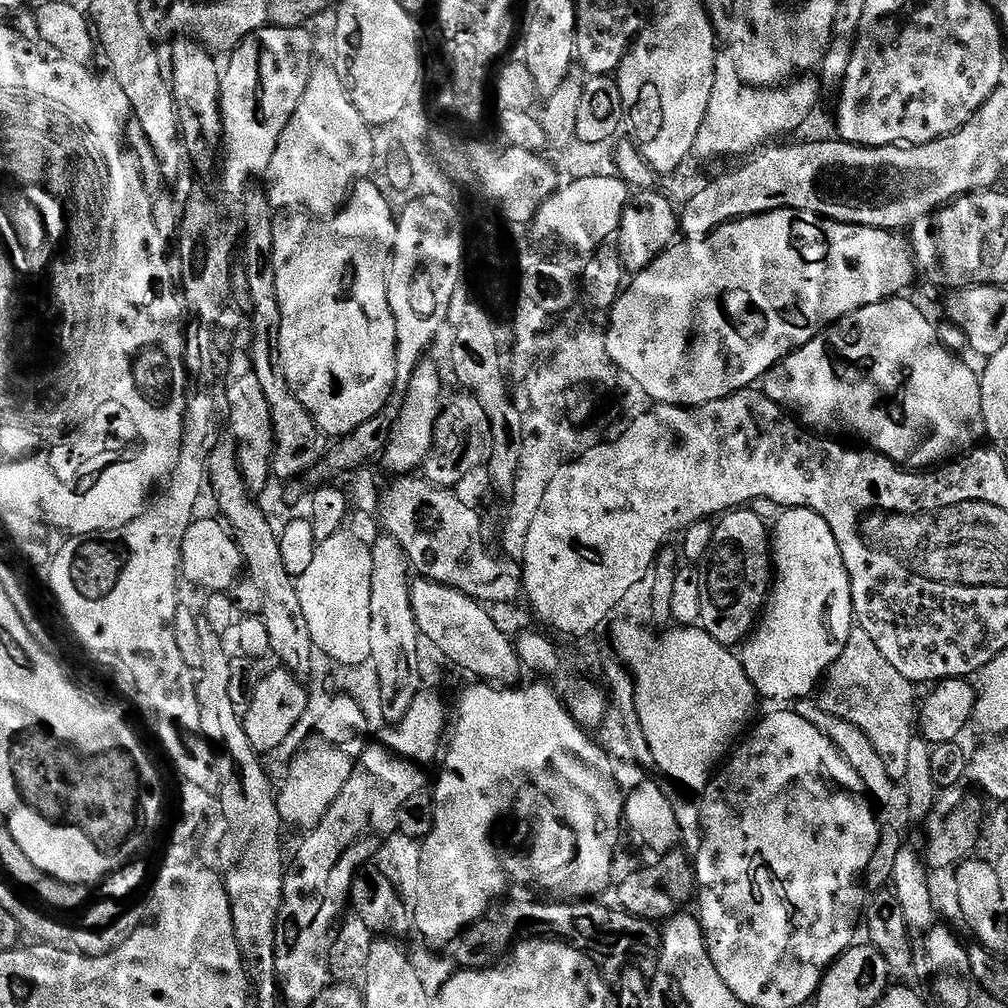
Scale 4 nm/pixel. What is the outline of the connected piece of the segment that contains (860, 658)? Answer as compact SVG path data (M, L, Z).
M856 626L853 627L842 654L838 654L835 662L828 667L826 679L818 692L818 704L858 726L866 734L866 738L870 738L874 750L878 750L882 762L886 762L886 770L902 774L906 770L909 745L918 724L916 692L917 685L902 678L902 674L898 674L898 670L894 670L894 666L886 662L882 650L874 646L874 638L870 638L866 630Z

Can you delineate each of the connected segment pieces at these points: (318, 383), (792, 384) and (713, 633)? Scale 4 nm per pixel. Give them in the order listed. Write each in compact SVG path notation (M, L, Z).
M371 179L359 181L351 189L343 207L327 218L313 218L303 211L296 210L291 214L281 215L274 226L274 279L278 285L278 306L282 306L282 330L278 334L278 350L282 354L282 370L286 370L286 382L298 398L298 402L302 402L302 406L308 412L316 413L314 419L320 420L320 430L328 438L352 433L366 421L370 421L372 417L378 415L391 394L392 384L395 382L396 334L394 316L391 314L390 302L387 300L387 279L384 273L386 248L375 244L372 240L392 242L395 238L398 216L395 211L392 213L392 204L384 197L383 190L372 183Z
M893 298L891 300L883 300L881 304L871 304L865 308L859 308L856 312L849 314L849 316L844 316L842 319L827 325L813 340L806 342L806 346L802 346L797 352L791 352L785 360L777 362L765 374L762 381L762 390L773 402L791 413L795 419L799 420L809 430L815 430L820 434L835 434L840 438L853 436L854 439L861 440L861 442L856 442L867 446L871 451L879 452L887 460L893 460L895 464L909 470L928 470L933 466L939 465L941 461L951 461L953 458L975 449L981 443L985 431L984 419L982 418L980 378L971 372L970 366L963 359L957 358L940 344L937 325L932 325L924 317L923 310L915 308L910 301L904 299Z
M733 510L721 515L719 517L720 525L716 529L713 528L709 519L699 520L685 529L682 536L682 539L684 539L682 554L685 559L686 557L690 559L687 560L690 562L700 562L696 560L705 556L712 542L712 569L706 572L706 587L702 594L700 624L704 631L710 634L710 638L729 646L739 645L753 631L767 601L770 585L774 579L774 565L770 555L769 525L764 525L762 517L744 511L748 510Z

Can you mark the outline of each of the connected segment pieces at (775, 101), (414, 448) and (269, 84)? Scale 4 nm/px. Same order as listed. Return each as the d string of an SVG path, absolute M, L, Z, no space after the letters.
M730 54L717 55L714 90L710 94L706 118L702 118L702 130L698 130L695 139L693 155L744 158L767 145L771 136L791 137L788 136L791 132L798 131L811 118L812 111L820 104L820 96L822 85L819 79L808 74L783 86L755 88L740 77L738 66Z
M424 358L414 370L402 405L401 417L394 423L388 444L382 453L382 461L384 460L385 466L392 474L412 474L423 465L432 449L434 430L445 396L444 380L440 377L439 366L430 358Z
M266 27L258 29L257 32L250 34L242 41L230 55L227 57L228 68L223 69L220 77L220 117L222 118L222 126L224 127L224 138L222 141L222 168L224 164L224 173L220 176L220 184L224 187L224 192L228 196L243 197L246 189L253 183L255 176L263 177L267 173L270 166L270 158L274 158L274 150L278 150L278 138L282 138L282 130L286 130L286 126L290 122L290 118L294 114L294 110L298 110L298 102L302 102L302 94L306 94L306 86L312 77L312 69L316 56L316 44L312 41L312 36L308 33L307 27L298 28L275 28Z

